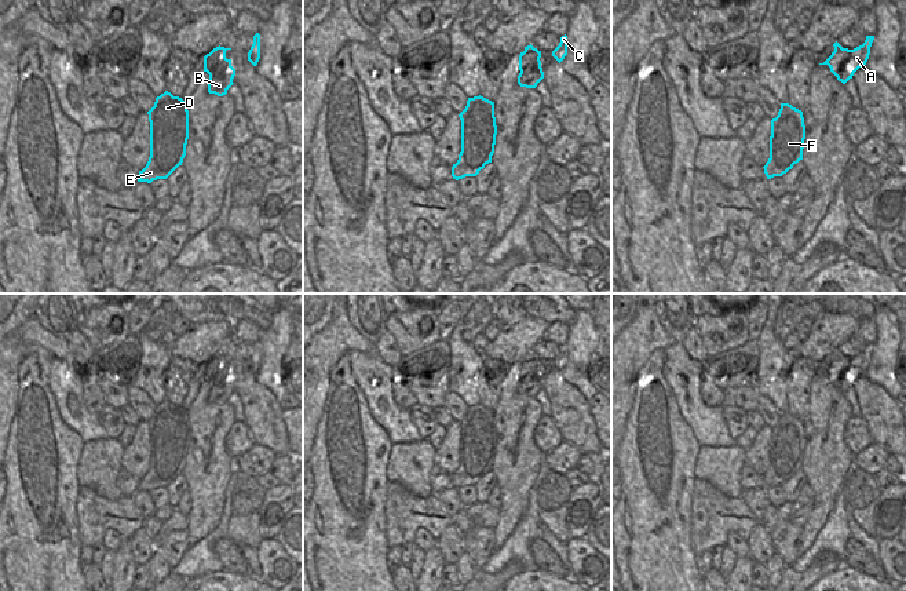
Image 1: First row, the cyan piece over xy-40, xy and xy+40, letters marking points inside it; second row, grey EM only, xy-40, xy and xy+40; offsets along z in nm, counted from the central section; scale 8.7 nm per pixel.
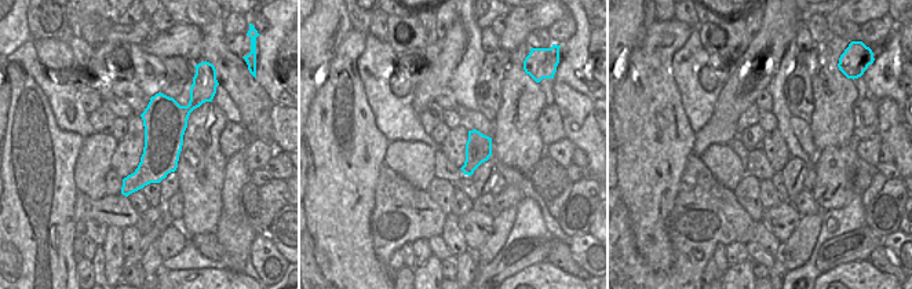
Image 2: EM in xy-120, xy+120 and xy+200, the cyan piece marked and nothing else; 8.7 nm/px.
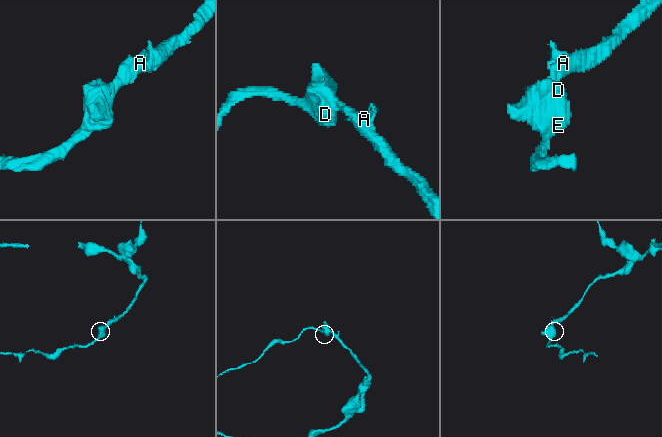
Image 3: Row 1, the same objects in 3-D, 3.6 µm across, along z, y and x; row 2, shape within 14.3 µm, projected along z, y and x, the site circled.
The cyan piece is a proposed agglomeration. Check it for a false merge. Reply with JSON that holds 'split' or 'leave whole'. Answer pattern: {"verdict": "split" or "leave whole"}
{"verdict": "leave whole"}

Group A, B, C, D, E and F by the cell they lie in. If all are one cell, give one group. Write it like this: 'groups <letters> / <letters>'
groups A B C D E F

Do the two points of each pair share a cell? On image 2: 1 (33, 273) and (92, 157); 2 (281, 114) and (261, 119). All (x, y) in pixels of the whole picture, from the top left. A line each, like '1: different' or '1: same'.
1: different
2: different

